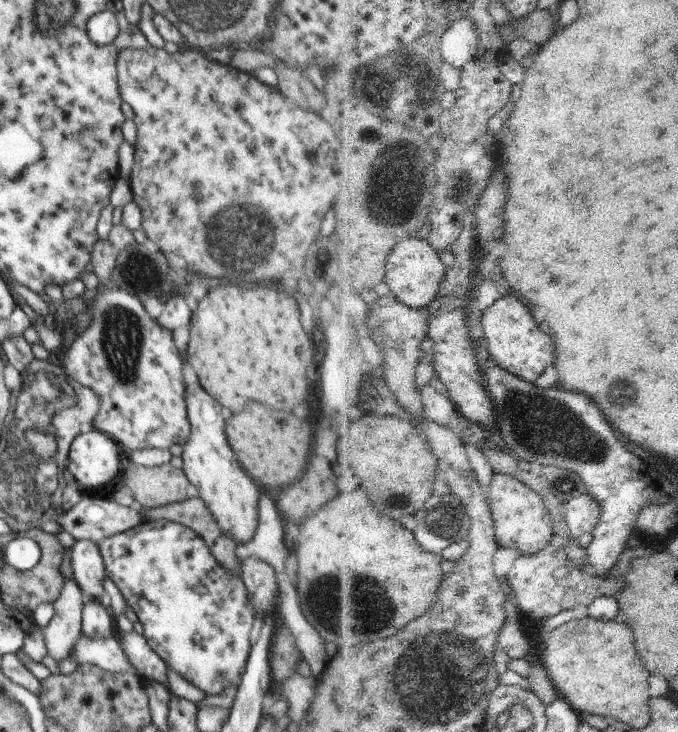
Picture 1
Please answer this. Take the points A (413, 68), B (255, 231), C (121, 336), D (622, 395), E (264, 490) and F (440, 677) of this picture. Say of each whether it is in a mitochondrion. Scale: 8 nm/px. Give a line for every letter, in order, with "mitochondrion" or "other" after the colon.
A: mitochondrion
B: mitochondrion
C: mitochondrion
D: mitochondrion
E: other
F: mitochondrion

